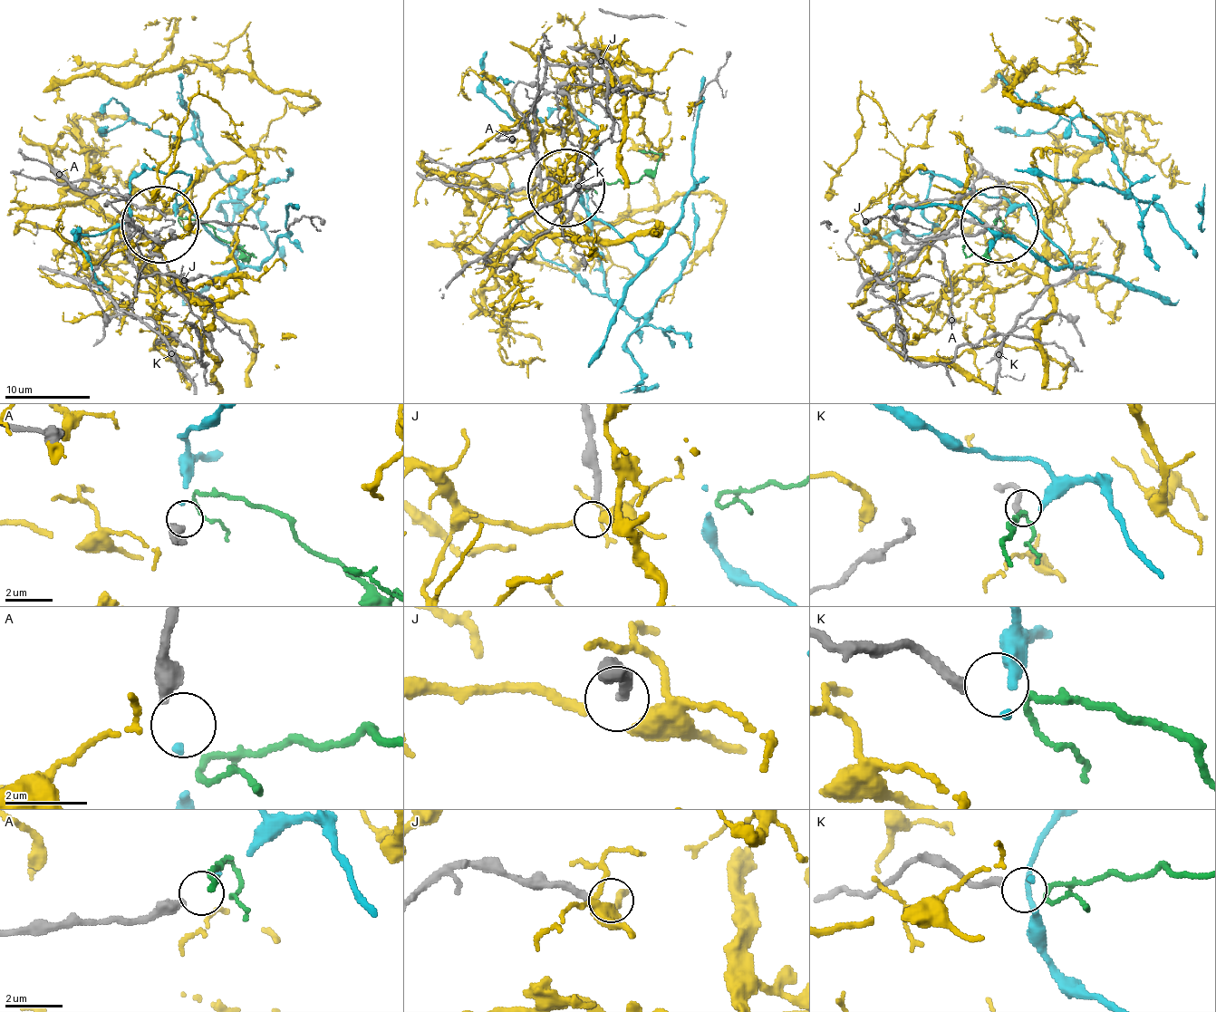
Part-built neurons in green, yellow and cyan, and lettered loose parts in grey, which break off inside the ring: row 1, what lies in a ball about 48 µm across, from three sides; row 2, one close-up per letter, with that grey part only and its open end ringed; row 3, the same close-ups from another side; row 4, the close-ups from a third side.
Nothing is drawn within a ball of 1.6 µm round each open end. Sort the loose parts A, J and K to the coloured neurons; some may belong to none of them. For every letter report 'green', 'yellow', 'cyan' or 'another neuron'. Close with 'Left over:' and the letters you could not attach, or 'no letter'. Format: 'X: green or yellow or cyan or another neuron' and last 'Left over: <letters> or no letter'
A: cyan
J: another neuron
K: green
Left over: J

